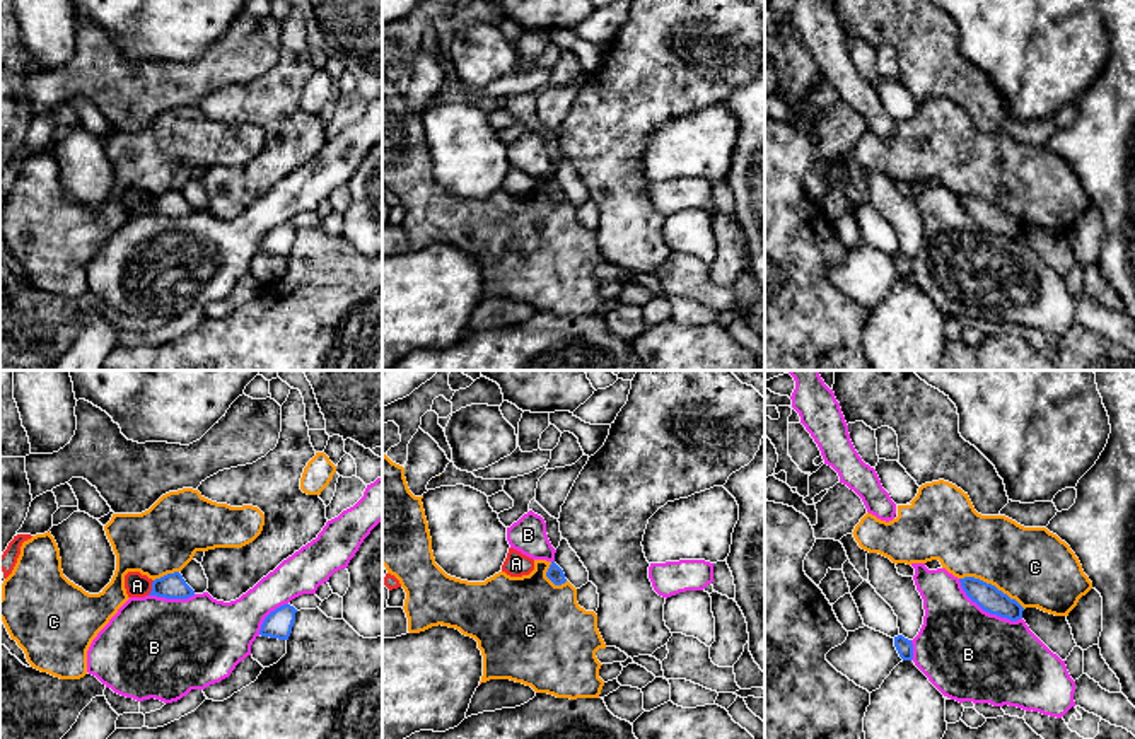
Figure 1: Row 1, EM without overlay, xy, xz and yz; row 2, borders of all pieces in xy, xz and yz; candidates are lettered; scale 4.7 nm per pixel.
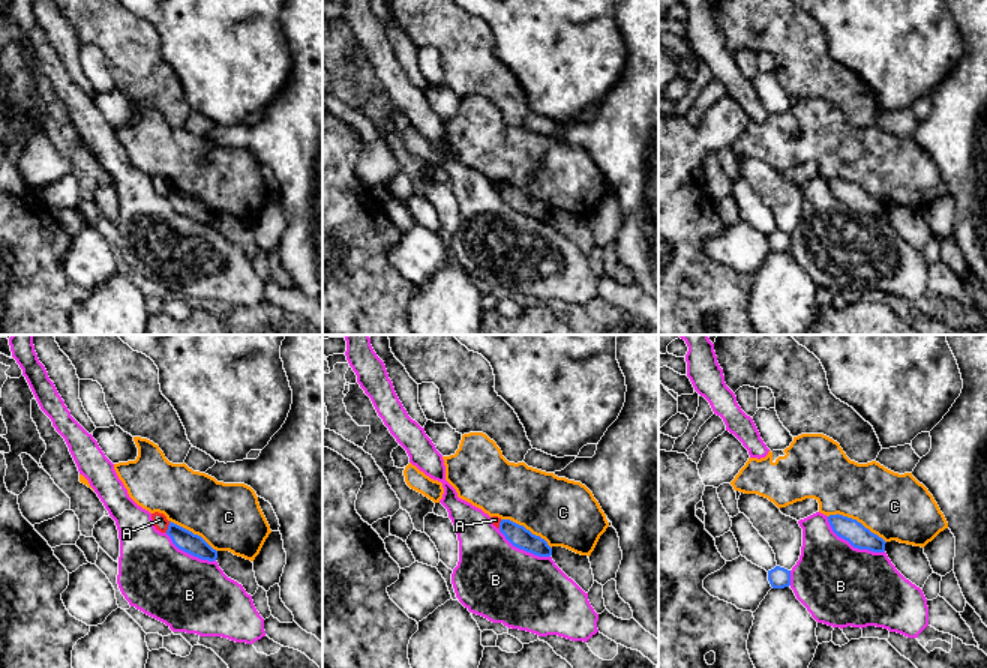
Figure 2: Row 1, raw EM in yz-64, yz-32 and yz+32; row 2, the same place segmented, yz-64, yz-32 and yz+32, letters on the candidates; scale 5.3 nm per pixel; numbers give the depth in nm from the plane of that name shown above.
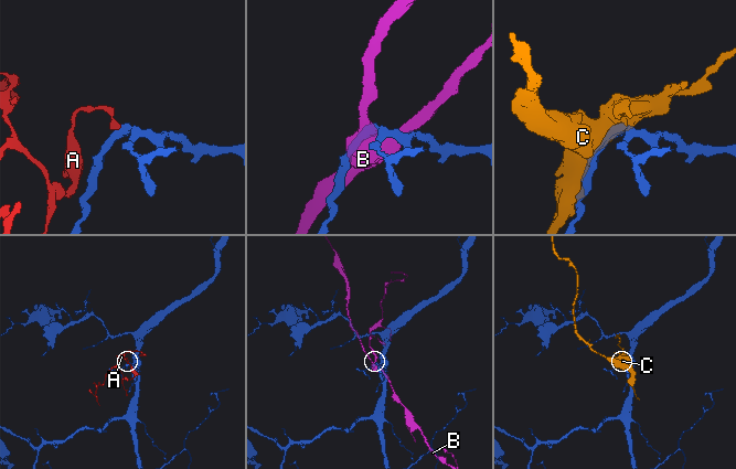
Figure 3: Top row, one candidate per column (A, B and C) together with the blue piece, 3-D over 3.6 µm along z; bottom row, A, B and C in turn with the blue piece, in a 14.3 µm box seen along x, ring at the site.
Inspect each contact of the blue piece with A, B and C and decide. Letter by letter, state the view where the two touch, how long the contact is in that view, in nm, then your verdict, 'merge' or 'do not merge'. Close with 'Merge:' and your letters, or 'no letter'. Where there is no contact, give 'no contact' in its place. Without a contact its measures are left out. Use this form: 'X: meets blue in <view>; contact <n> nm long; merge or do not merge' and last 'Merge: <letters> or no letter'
A: meets blue in xy; contact 80 nm long; do not merge
B: meets blue in yz; contact 360 nm long; do not merge
C: meets blue in yz; contact 340 nm long; do not merge
Merge: no letter

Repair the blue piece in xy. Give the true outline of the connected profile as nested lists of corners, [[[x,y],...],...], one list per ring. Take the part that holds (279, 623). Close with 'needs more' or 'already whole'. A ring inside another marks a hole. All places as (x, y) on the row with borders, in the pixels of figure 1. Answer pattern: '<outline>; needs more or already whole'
[[[290,604],[276,608],[265,618],[259,635],[278,640],[288,640],[295,621],[295,613],[297,609]]]; already whole

